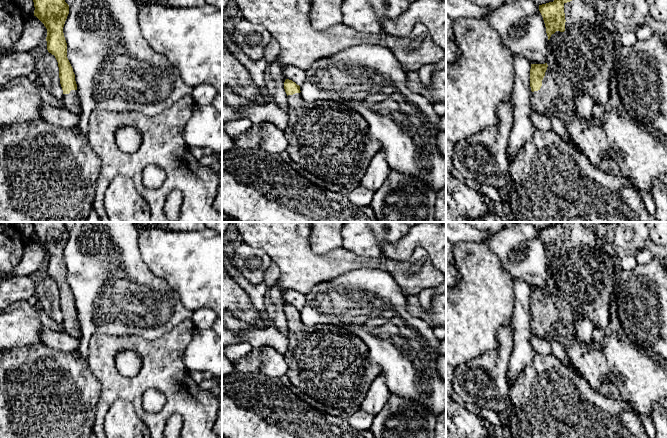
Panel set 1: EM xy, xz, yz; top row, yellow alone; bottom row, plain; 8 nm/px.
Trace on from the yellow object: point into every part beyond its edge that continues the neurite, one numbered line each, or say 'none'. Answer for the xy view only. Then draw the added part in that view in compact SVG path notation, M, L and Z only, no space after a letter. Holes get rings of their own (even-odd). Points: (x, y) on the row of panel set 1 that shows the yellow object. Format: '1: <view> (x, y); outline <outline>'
1: xy (71, 101); outline M71 90L69 94L63 94L63 102L65 108L73 114L80 116L82 108L77 95L77 90Z

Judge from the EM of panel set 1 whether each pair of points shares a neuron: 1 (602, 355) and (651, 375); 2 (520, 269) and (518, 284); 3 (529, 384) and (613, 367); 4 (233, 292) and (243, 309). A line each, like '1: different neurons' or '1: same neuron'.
1: same neuron
2: different neurons
3: different neurons
4: same neuron

